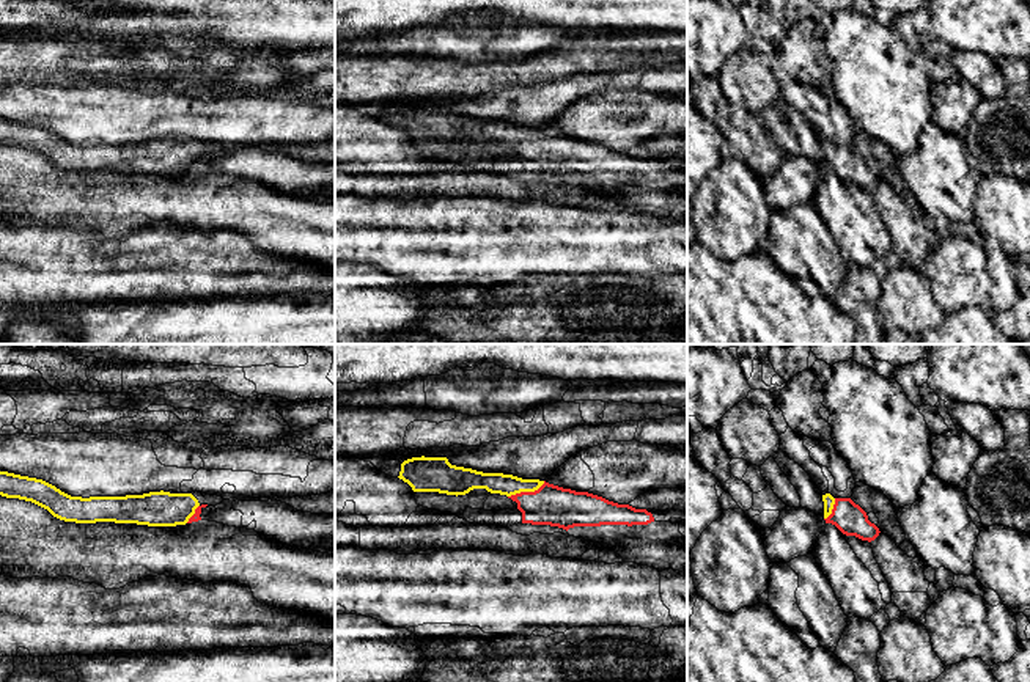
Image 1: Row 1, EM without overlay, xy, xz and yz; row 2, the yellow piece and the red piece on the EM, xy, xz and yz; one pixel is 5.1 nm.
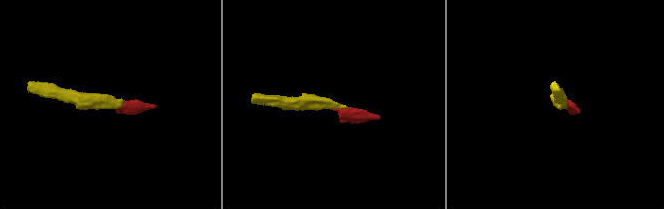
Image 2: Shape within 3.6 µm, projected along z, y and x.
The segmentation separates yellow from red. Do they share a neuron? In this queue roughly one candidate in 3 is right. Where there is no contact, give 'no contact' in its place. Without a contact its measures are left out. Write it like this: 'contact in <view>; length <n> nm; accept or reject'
contact in xz; length 200 nm; accept

